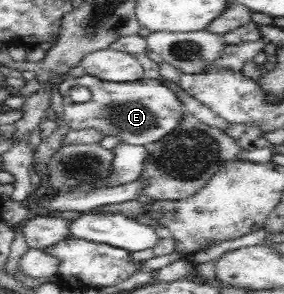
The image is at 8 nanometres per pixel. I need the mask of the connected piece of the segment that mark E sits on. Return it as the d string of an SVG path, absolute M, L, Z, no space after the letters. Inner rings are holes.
M89 74L76 78L66 75L57 87L63 97L64 121L71 125L71 130L94 128L101 135L121 137L121 141L136 146L148 146L173 133L186 111L177 94L157 79L115 83ZM75 85L87 87L91 91L91 99L86 103L73 102L69 90Z

